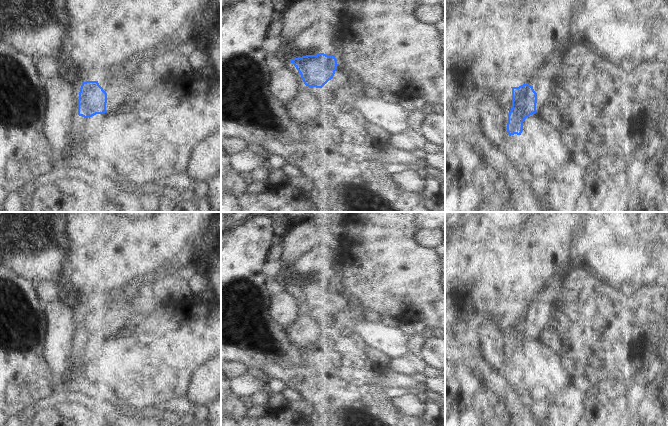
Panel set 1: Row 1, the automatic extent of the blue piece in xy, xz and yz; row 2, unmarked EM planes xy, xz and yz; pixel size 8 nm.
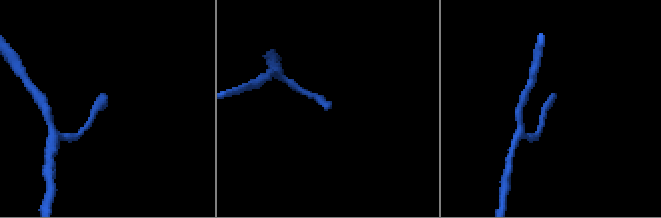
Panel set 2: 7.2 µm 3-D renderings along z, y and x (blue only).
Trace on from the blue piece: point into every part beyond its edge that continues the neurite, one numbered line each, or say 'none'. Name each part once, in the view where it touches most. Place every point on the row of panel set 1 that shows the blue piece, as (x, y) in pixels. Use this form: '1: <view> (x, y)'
1: xy (121, 86).

